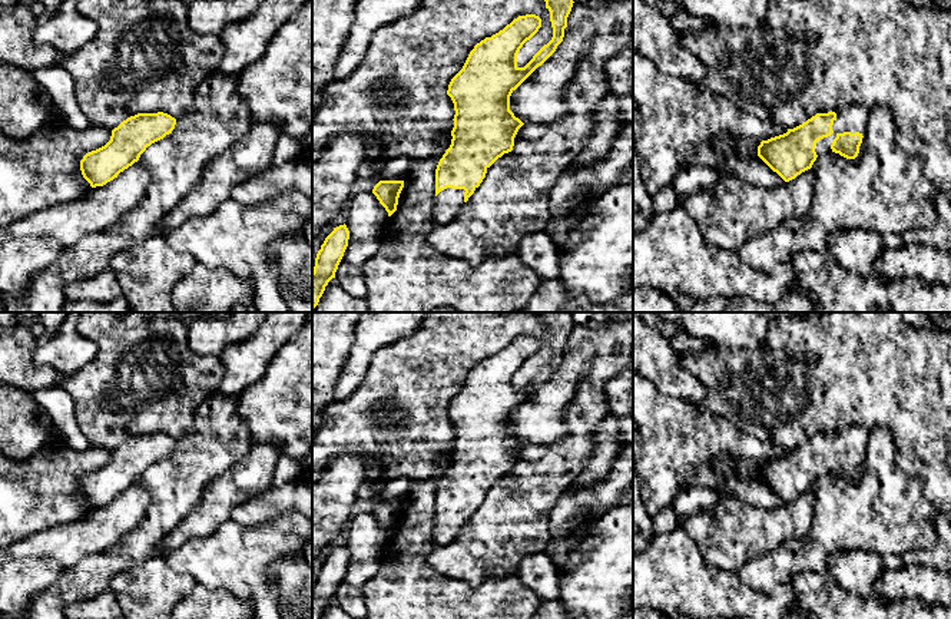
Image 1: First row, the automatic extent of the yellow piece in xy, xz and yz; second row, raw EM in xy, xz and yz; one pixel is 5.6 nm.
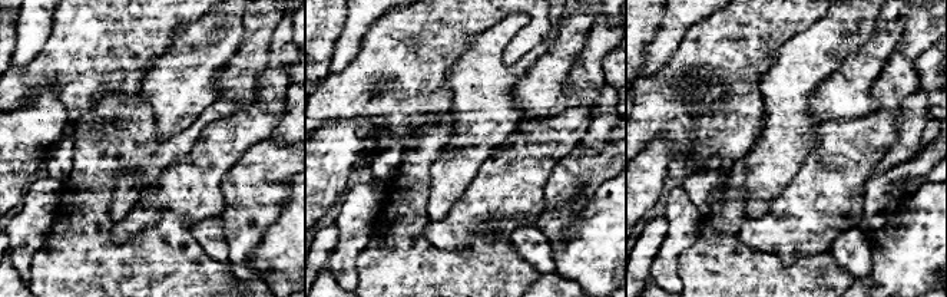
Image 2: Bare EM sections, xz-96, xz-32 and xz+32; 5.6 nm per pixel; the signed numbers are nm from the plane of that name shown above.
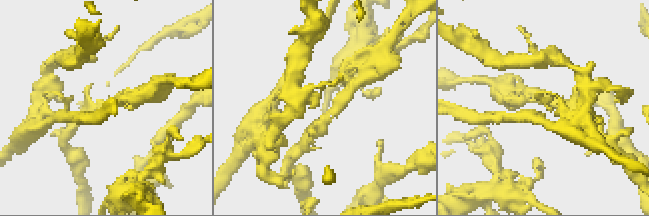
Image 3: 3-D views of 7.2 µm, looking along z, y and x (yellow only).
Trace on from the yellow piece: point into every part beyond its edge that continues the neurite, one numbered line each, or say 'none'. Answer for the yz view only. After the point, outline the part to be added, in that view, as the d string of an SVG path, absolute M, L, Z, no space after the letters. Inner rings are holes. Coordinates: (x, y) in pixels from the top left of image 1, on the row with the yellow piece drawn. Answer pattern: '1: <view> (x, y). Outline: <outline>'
1: yz (854, 118). Outline: M849 105L844 109L835 112L836 119L834 120L832 130L834 133L828 138L824 138L816 142L815 152L818 156L828 156L832 149L831 145L838 133L844 132L859 132L862 136L865 135L865 126L868 123L869 109L862 105Z

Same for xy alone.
none

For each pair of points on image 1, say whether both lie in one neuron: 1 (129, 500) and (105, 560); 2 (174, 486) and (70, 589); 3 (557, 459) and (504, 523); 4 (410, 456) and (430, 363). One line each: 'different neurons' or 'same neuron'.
1: different neurons
2: same neuron
3: same neuron
4: same neuron

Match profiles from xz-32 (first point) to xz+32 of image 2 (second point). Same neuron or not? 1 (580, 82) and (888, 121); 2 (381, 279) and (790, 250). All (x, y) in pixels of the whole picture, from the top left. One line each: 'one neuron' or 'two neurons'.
1: one neuron
2: two neurons

